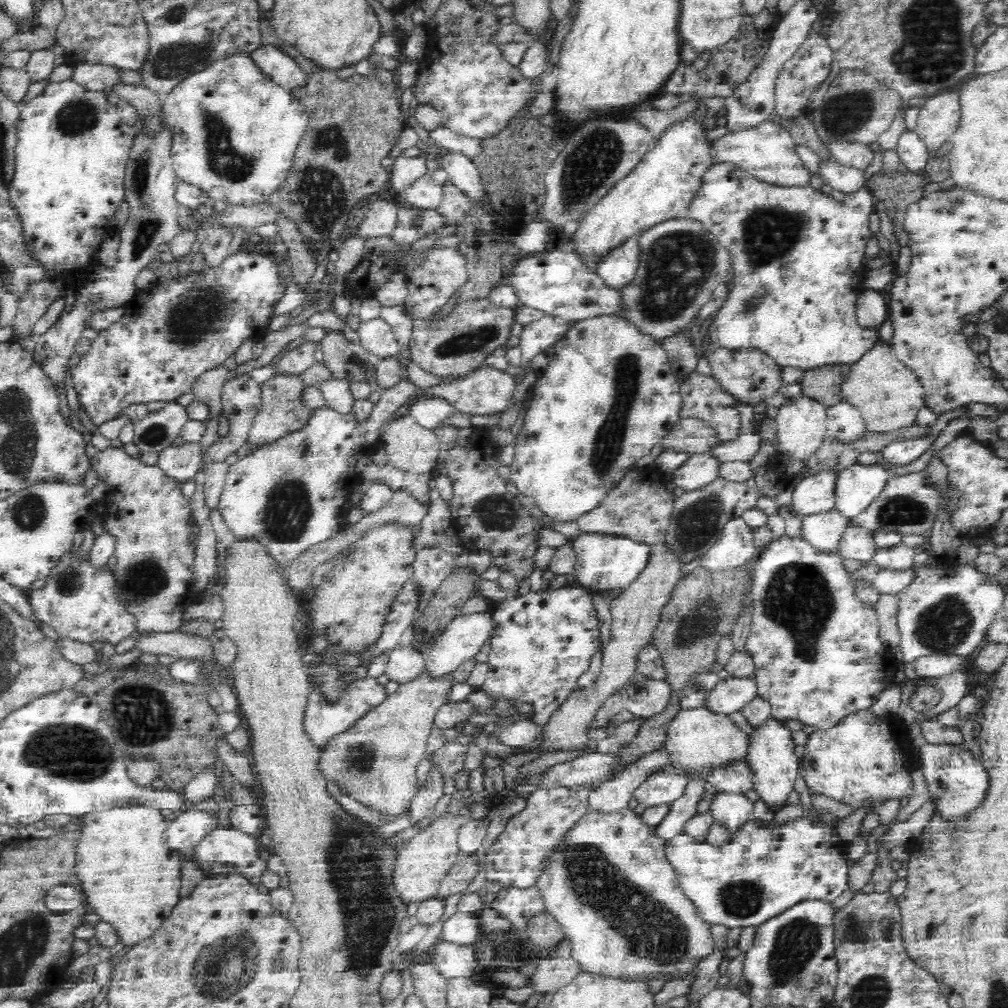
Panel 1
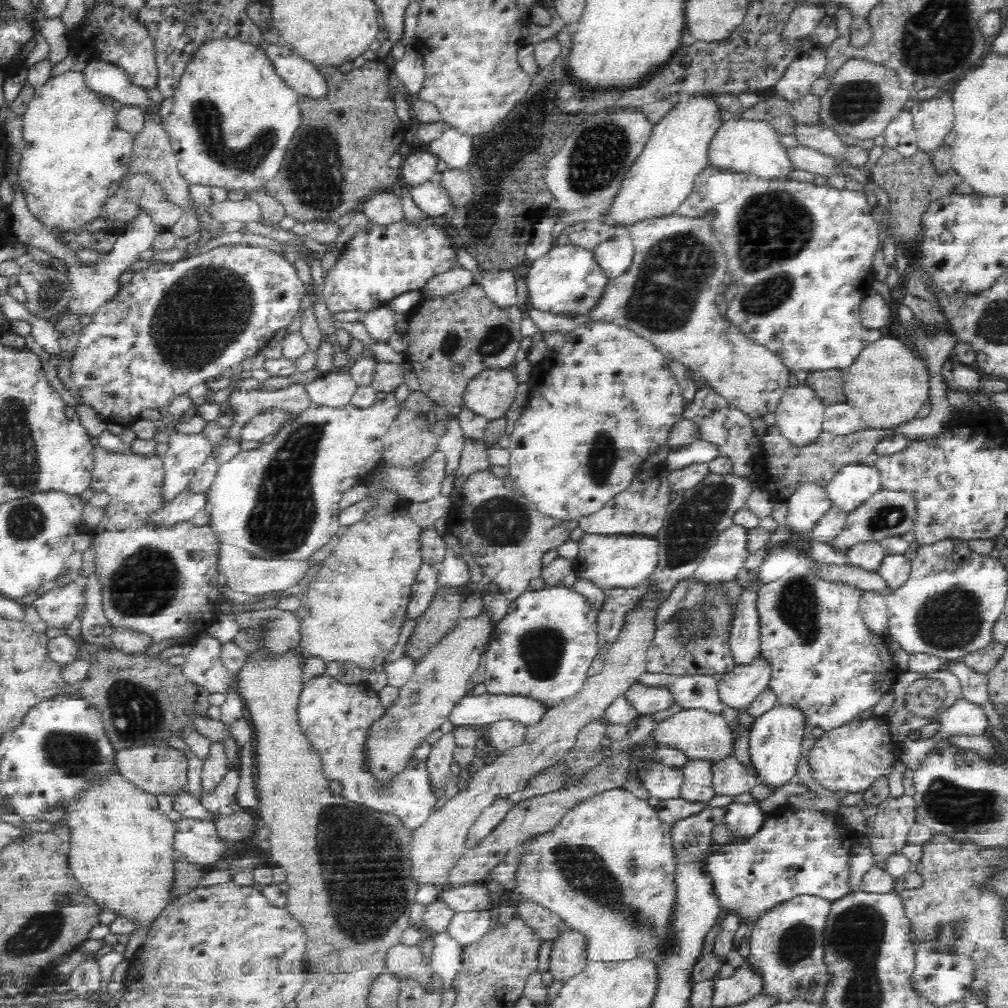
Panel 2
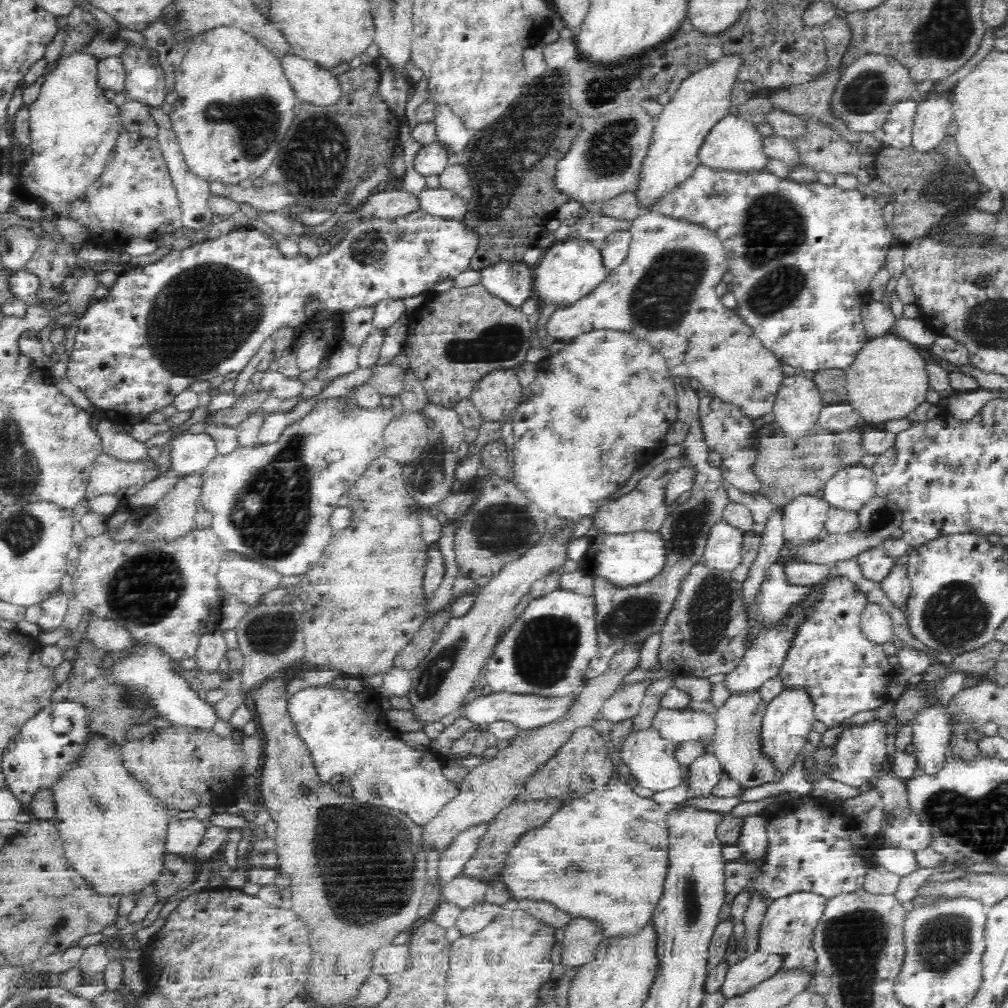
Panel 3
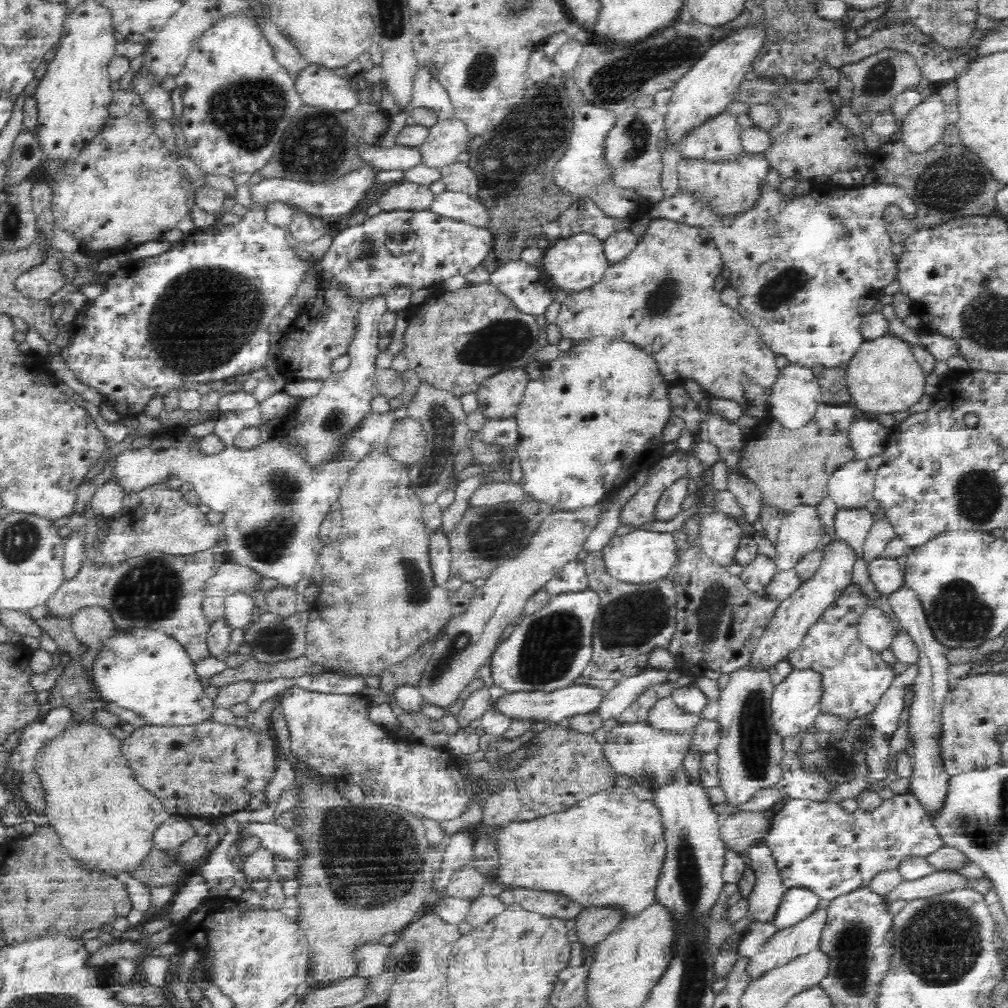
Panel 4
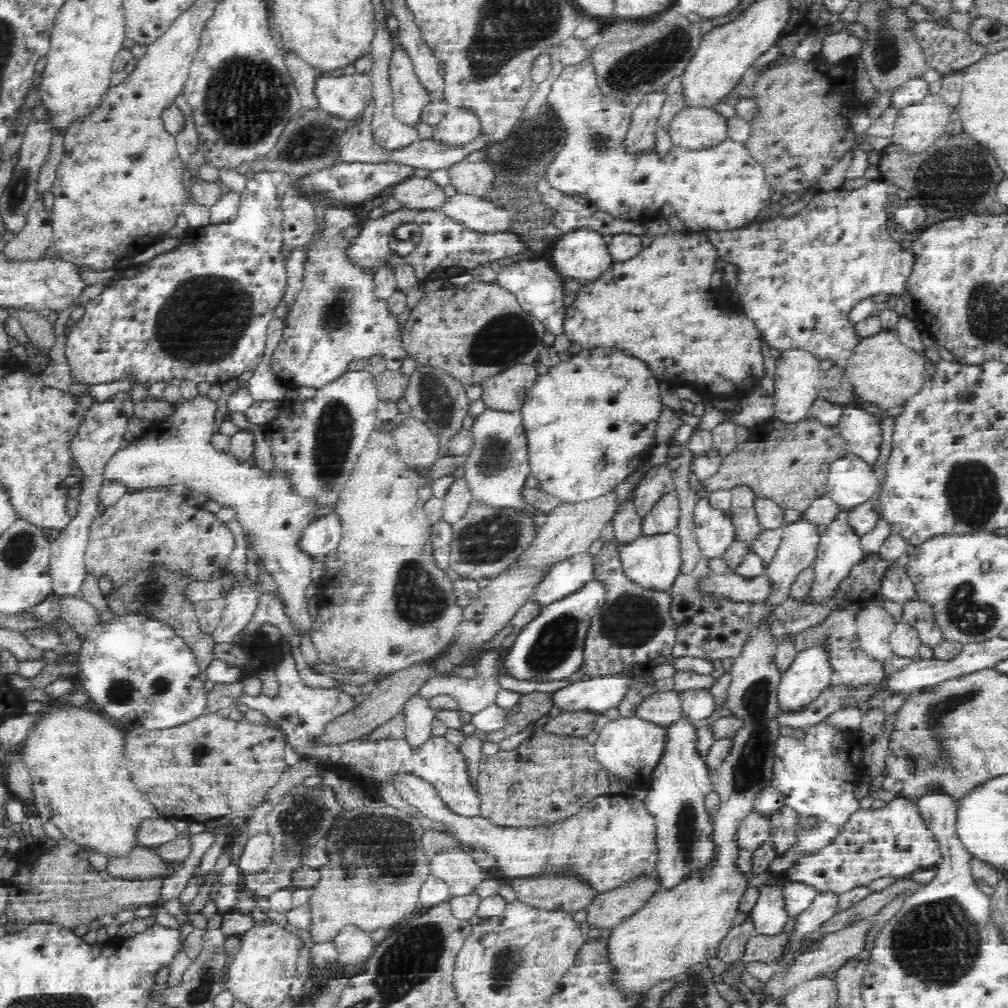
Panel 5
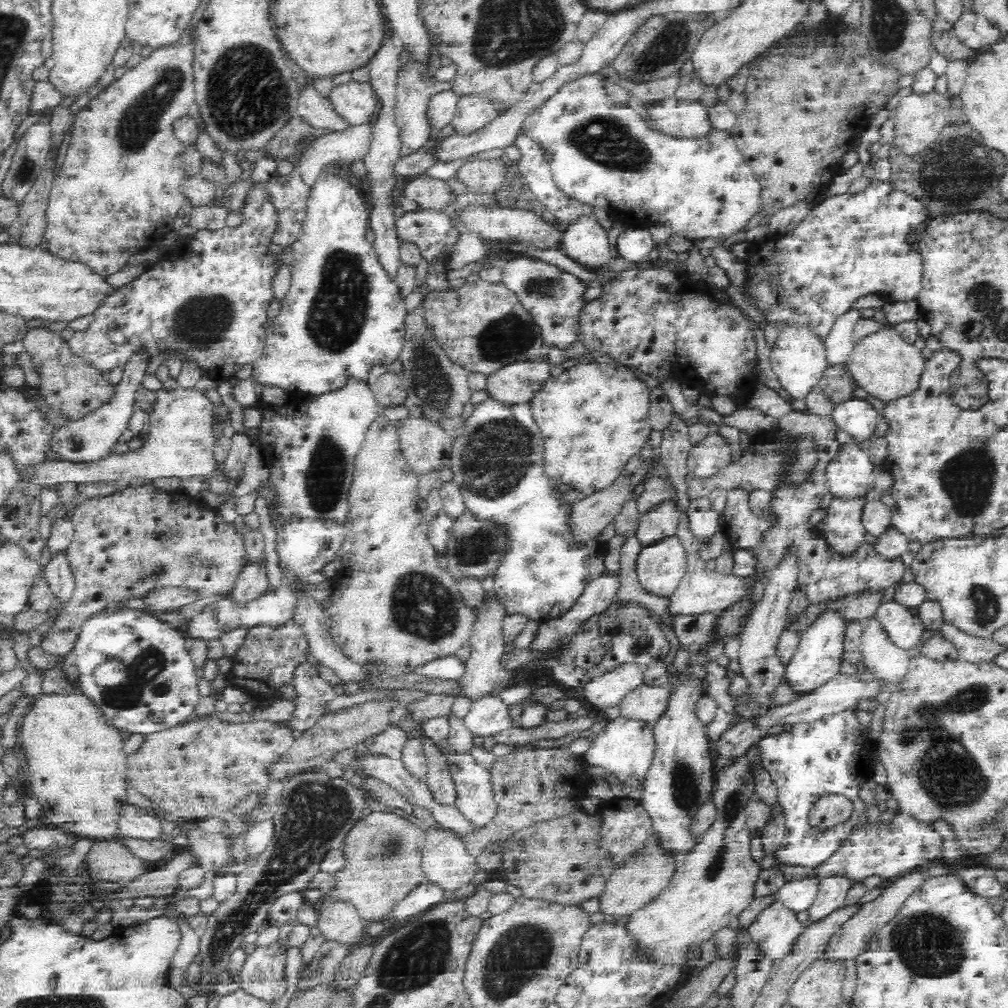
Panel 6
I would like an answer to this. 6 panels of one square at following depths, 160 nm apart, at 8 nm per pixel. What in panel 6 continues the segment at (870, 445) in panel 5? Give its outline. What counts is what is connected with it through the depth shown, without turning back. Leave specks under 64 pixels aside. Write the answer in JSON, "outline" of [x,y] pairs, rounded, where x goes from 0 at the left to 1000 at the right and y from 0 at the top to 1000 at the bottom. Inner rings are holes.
{"outline":[[[848,393],[835,401],[826,402],[824,412],[831,425],[841,429],[854,441],[867,431],[874,417],[864,400]]]}

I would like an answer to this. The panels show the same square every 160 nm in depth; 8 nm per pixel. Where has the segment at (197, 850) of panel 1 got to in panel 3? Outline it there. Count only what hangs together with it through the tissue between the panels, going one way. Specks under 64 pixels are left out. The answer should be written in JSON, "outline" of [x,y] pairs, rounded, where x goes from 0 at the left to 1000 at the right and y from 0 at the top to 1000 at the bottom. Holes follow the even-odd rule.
{"outline":[[[171,810],[164,825],[163,844],[177,849],[191,849],[192,843],[201,833],[204,821],[194,811],[179,813]]]}

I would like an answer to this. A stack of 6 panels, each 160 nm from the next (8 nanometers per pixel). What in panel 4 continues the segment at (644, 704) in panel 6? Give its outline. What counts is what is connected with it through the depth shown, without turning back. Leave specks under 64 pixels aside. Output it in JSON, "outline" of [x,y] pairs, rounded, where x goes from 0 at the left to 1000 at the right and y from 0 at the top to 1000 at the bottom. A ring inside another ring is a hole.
{"outline":[[[661,690],[645,702],[641,716],[653,724],[679,728],[679,726],[687,727],[695,714],[695,711],[685,709],[674,702],[666,690]]]}

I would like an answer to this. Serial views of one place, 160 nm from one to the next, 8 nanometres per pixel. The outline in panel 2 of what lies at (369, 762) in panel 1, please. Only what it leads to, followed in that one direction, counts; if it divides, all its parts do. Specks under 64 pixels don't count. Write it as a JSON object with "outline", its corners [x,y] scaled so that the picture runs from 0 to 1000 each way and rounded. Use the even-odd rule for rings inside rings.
{"outline":[[[479,601],[471,612],[452,614],[440,633],[414,655],[407,675],[397,683],[397,691],[382,710],[372,716],[366,729],[368,764],[376,776],[383,776],[393,766],[399,766],[411,745],[423,735],[423,730],[445,714],[448,704],[466,688],[462,685],[468,669],[476,661],[476,653],[483,645],[492,617],[486,611],[486,603]]]}

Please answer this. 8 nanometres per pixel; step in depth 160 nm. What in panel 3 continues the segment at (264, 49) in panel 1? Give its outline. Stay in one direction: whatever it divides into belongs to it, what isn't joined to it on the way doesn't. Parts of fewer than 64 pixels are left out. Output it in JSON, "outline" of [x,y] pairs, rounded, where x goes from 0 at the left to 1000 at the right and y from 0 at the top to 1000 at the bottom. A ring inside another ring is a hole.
{"outline":[[[290,54],[279,61],[298,104],[331,105],[339,99],[339,86],[328,69]]]}

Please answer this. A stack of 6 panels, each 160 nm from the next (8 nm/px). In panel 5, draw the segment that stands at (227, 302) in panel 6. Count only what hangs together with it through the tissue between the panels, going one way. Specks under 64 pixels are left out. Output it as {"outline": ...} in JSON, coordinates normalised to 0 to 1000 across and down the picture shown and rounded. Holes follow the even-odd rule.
{"outline":[[[258,168],[244,180],[242,188],[238,191],[238,204],[235,215],[220,222],[208,222],[204,225],[187,227],[180,236],[179,243],[170,250],[155,254],[154,258],[139,263],[130,263],[124,268],[116,268],[104,288],[95,296],[83,302],[83,312],[74,319],[65,334],[64,351],[71,373],[77,378],[88,382],[113,379],[123,375],[135,376],[135,381],[148,383],[155,378],[171,376],[189,377],[192,379],[208,379],[210,382],[220,382],[226,377],[236,376],[242,369],[252,368],[261,357],[263,350],[264,325],[272,315],[272,307],[276,305],[283,294],[285,282],[284,256],[279,251],[281,244],[281,206],[274,191],[275,175],[266,168]]]}

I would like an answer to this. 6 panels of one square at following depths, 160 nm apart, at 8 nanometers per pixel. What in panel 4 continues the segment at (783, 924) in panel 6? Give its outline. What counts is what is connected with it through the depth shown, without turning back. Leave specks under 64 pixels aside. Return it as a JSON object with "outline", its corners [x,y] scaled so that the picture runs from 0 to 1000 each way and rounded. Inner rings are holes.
{"outline":[[[763,833],[753,834],[742,843],[750,870],[748,881],[742,889],[742,910],[756,917],[767,915],[781,884],[766,846]]]}

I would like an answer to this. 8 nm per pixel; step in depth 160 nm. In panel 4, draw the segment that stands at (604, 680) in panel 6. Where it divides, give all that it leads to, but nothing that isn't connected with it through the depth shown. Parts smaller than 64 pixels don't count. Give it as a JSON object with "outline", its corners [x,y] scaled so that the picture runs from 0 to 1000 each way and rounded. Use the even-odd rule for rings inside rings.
{"outline":[[[569,677],[560,683],[548,685],[548,687],[529,685],[504,688],[503,690],[496,692],[494,697],[488,697],[484,704],[495,704],[506,714],[508,712],[515,712],[515,714],[530,712],[533,716],[545,714],[546,718],[556,718],[562,712],[567,710],[592,706],[601,690],[602,687],[591,683],[591,681]]]}

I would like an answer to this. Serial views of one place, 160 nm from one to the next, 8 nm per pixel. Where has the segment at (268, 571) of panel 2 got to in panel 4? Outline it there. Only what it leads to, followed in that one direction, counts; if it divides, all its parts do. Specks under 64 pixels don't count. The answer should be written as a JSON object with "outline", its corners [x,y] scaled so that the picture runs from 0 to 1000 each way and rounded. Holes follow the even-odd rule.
{"outline":[[[226,558],[216,563],[216,567],[204,574],[201,579],[200,589],[205,591],[228,591],[235,587],[248,588],[252,592],[252,599],[258,608],[267,607],[267,601],[262,589],[254,586],[256,575],[259,571],[245,562]]]}

